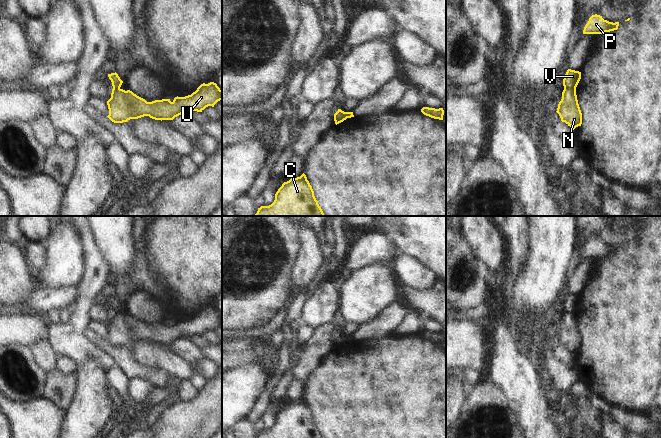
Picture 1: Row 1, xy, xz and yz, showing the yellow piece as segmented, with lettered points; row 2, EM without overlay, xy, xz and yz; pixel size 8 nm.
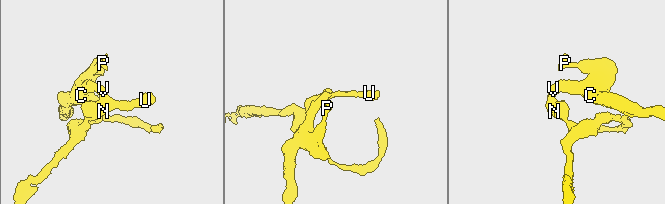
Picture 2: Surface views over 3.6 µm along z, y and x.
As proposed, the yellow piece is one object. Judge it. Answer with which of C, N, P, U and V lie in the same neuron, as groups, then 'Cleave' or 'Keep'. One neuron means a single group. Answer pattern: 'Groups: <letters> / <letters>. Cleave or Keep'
Groups: C P V / N U. Cleave

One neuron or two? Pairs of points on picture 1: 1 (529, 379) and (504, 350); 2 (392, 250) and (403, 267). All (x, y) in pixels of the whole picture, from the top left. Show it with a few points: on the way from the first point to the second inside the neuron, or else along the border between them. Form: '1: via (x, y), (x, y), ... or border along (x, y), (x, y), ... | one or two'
1: via (522, 372), (507, 357) | one
2: border along (399, 252), (393, 260) | two

